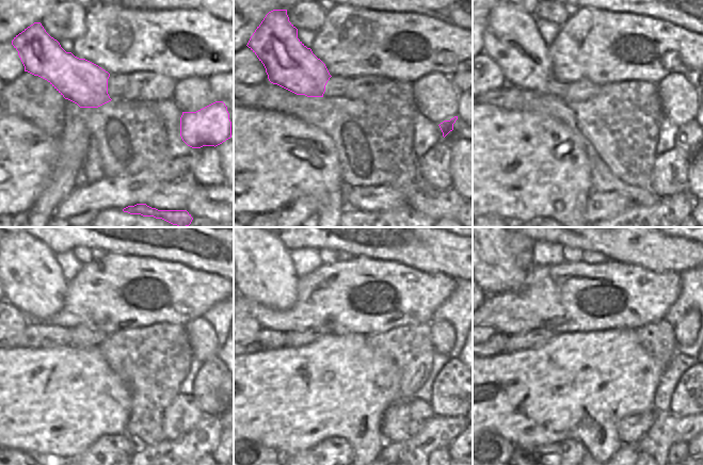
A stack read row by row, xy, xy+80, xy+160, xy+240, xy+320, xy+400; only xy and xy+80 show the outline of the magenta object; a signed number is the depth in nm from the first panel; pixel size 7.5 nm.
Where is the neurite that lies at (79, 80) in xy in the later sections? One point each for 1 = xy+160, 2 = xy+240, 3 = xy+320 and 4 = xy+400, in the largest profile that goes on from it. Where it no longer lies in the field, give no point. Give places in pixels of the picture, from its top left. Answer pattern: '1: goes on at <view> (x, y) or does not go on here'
1: goes on at xy+160 (511, 38)
2: goes on at xy+240 (32, 279)
3: goes on at xy+320 (261, 267)
4: goes on at xy+400 (494, 267)

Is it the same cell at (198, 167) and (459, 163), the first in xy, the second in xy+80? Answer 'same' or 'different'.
different

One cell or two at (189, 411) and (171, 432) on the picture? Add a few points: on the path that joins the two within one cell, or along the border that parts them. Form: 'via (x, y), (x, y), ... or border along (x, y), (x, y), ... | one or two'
via (184, 417), (182, 423), (174, 426) | one

